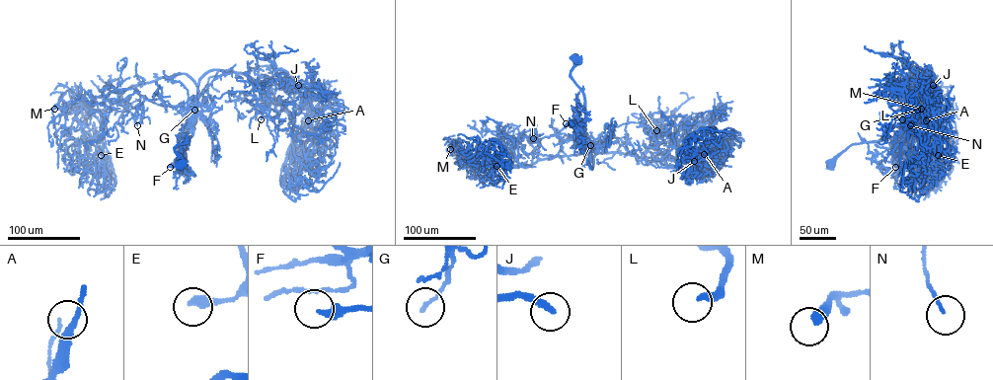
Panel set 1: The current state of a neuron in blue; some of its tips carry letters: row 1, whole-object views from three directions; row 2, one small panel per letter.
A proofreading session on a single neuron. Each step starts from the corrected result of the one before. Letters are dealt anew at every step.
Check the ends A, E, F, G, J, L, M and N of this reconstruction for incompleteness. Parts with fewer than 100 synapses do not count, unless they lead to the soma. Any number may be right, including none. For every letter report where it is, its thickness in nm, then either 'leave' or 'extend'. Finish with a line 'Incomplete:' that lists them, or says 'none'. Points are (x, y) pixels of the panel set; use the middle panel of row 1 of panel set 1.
A: (704, 154) | 110 nm | leave
E: (496, 166) | 320 nm | leave
F: (566, 123) | 280 nm | leave
G: (590, 145) | 140 nm | leave
J: (694, 161) | 280 nm | extend
L: (656, 130) | 320 nm | extend
M: (450, 149) | 400 nm | leave
N: (533, 138) | 120 nm | leave
Incomplete: J, L

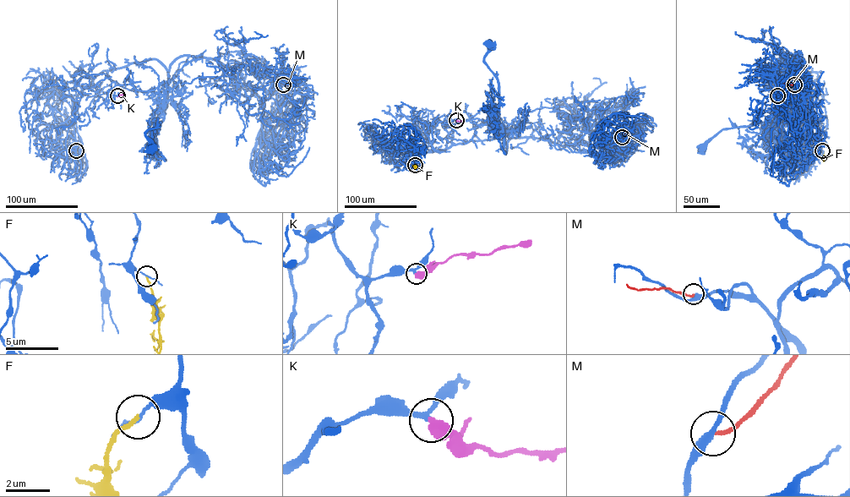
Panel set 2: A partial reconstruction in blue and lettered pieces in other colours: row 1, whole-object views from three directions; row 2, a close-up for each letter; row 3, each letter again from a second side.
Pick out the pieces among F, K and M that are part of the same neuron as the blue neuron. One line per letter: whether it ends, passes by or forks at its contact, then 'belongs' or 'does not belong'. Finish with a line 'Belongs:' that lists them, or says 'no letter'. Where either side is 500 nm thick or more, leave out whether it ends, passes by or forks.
F: it ends | does not belong
K: belongs
M: it ends | does not belong
Belongs: K

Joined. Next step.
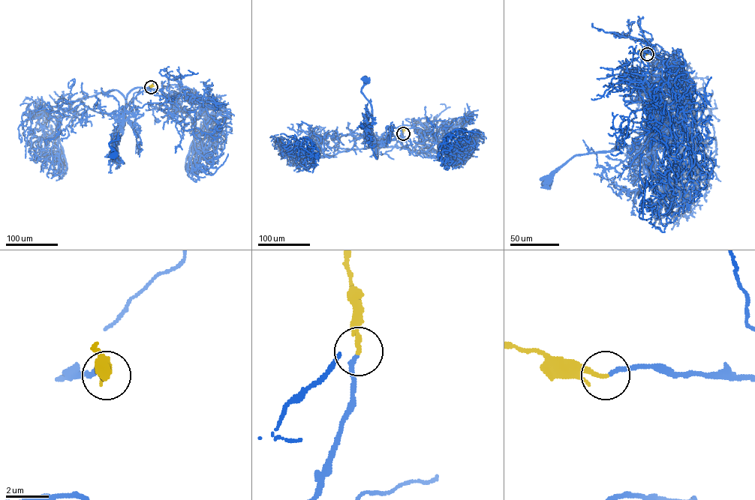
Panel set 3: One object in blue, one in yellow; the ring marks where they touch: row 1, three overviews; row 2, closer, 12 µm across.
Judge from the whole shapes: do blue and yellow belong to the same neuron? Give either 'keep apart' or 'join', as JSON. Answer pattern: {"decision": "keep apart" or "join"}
{"decision": "join"}

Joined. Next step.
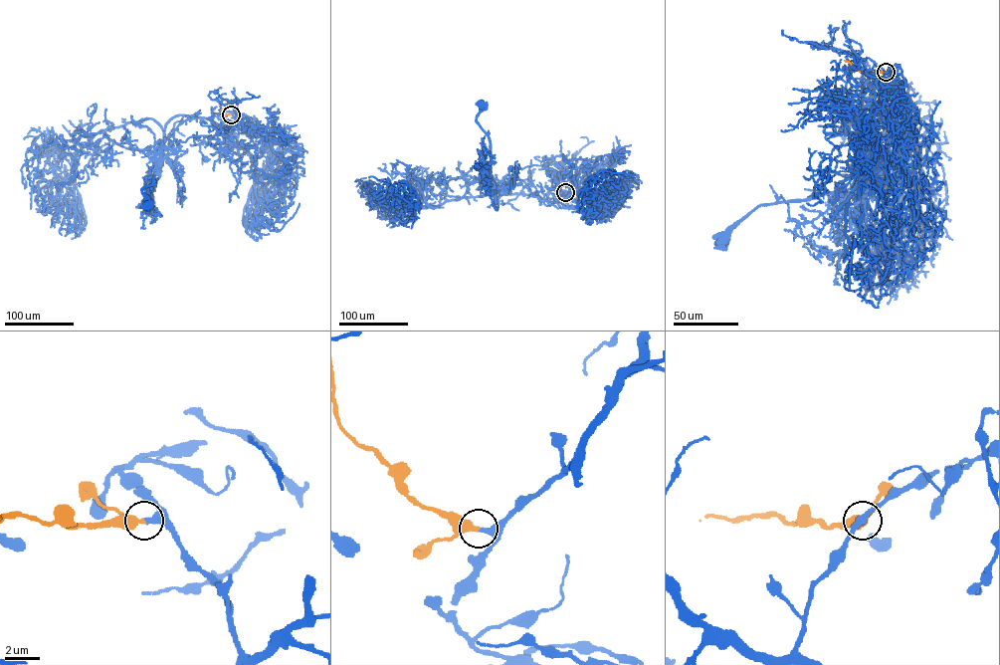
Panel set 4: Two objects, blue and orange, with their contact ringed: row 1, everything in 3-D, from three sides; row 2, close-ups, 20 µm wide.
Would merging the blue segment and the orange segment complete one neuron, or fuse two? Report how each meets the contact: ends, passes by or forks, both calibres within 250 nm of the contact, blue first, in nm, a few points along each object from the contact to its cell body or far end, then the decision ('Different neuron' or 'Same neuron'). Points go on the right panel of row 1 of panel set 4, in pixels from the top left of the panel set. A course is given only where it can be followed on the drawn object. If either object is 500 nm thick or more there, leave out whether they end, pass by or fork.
At the ring blue ends. At the ring orange ends. Thickness 320 nm (blue) against 440 nm. Course of blue: (886, 72), (888, 89), (902, 89), (889, 73), (917, 165), (861, 192), (760, 204), (721, 239). Course of orange: (886, 72), (865, 73), (844, 60). Same neuron

